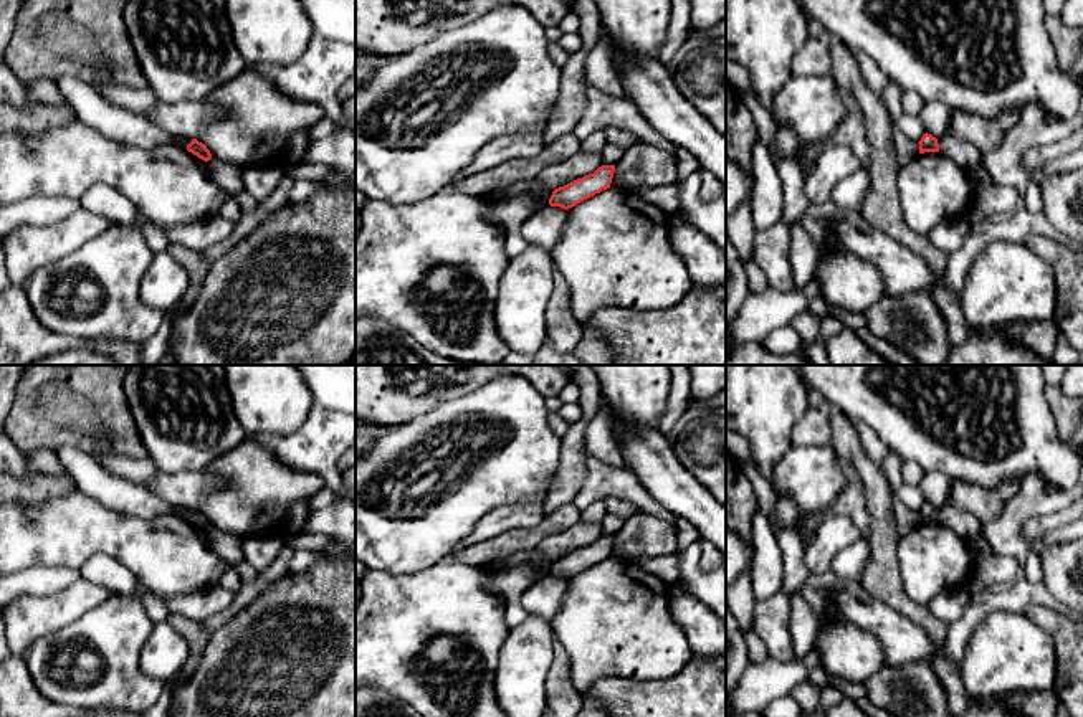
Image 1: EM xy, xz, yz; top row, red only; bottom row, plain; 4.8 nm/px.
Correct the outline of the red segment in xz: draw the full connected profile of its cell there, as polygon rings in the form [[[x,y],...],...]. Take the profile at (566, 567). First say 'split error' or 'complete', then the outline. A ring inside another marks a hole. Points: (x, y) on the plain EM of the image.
complete | [[[602,535],[594,544],[556,558],[549,568],[549,575],[561,577],[564,580],[575,577],[595,563],[610,558],[613,542],[615,535]]]

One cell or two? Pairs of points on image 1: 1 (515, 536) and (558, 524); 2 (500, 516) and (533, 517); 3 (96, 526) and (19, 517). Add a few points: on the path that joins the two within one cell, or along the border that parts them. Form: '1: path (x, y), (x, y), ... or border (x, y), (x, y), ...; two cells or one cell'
1: path (524, 536), (534, 536), (548, 526); one cell
2: path (508, 516), (524, 516); one cell
3: path (76, 526), (38, 526); one cell

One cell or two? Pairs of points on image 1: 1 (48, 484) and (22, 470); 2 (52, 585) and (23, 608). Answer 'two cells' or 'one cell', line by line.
1: two cells
2: two cells

